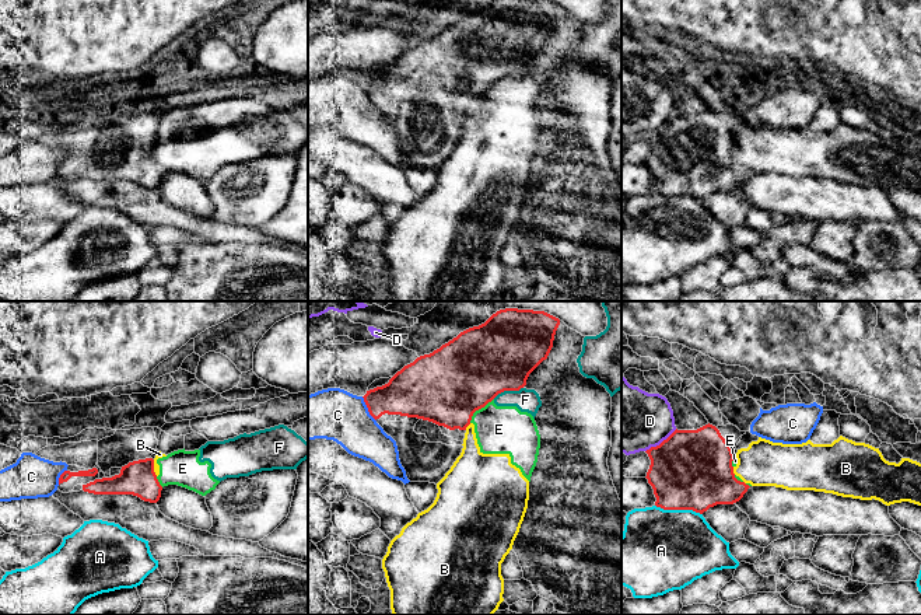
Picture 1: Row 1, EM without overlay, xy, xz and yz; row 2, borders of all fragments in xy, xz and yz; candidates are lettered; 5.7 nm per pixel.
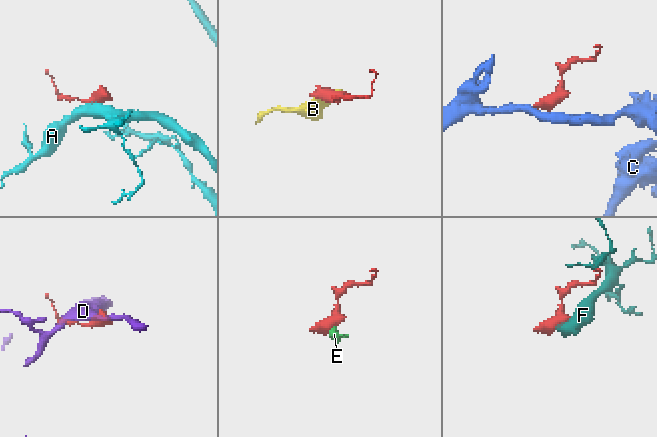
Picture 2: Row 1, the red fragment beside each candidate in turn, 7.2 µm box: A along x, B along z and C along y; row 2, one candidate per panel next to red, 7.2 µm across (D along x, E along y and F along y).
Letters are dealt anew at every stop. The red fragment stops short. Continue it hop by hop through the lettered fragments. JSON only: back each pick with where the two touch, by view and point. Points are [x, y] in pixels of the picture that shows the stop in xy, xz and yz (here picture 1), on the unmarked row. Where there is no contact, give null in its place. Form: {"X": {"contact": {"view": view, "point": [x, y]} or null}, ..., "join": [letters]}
{"join": []}

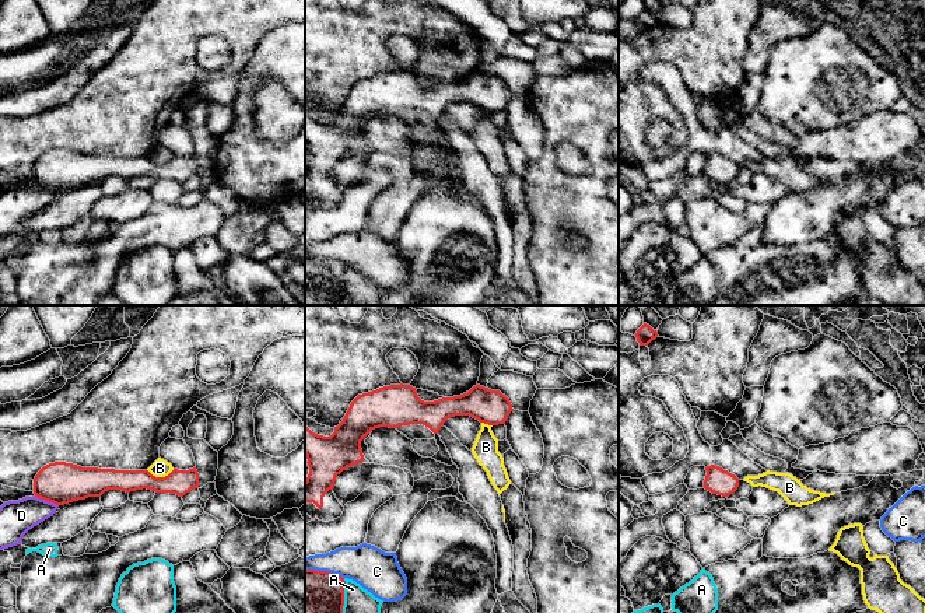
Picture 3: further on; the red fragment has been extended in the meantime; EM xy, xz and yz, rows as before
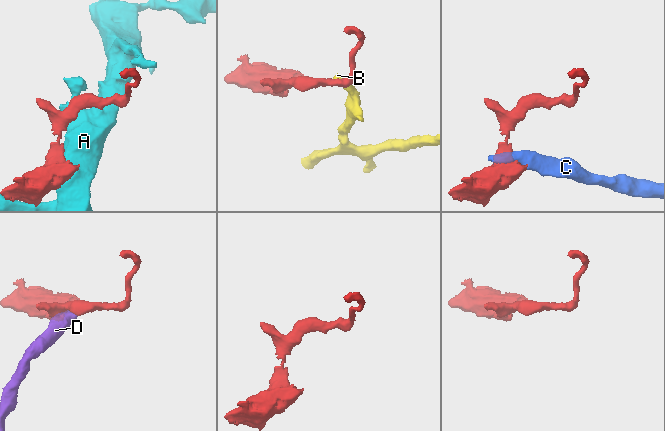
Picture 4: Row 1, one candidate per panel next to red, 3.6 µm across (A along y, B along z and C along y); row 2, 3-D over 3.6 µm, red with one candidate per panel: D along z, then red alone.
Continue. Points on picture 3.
{"join": []}

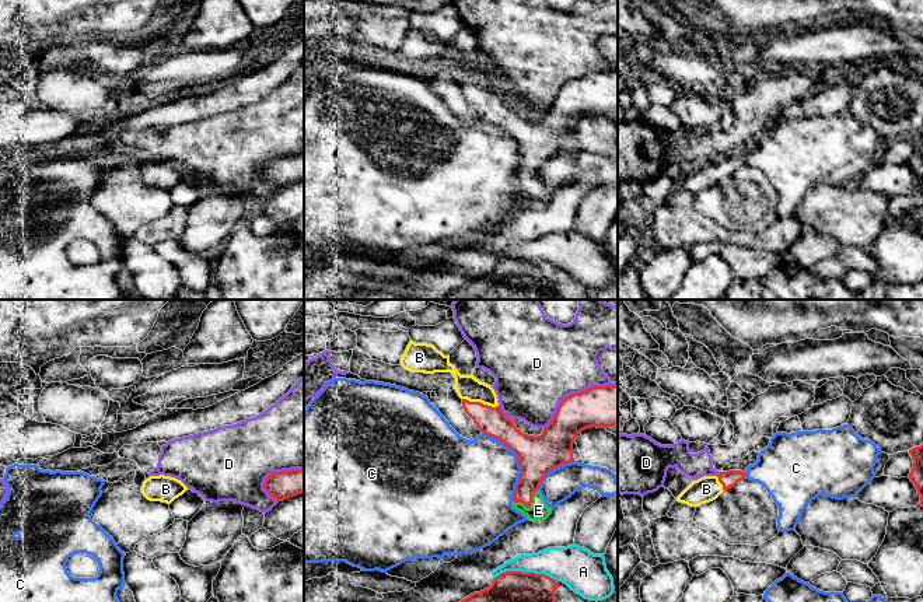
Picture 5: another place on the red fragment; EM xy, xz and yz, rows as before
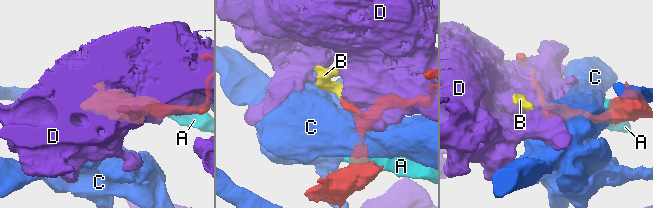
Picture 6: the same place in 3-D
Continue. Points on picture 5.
{"B": {"contact": {"view": "xz", "point": [479, 88]}}, "E": {"contact": {"view": "xz", "point": [530, 192]}}, "join": ["B", "E"]}

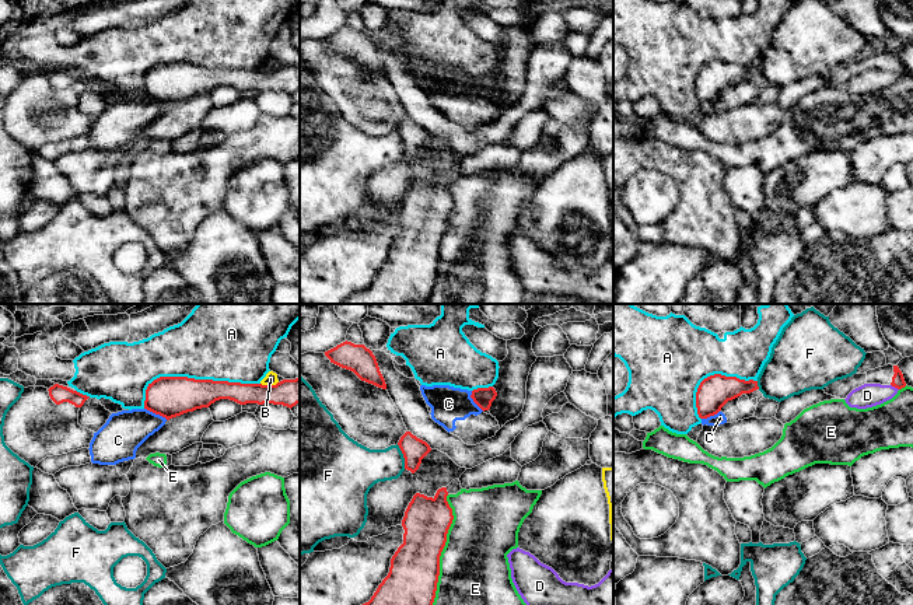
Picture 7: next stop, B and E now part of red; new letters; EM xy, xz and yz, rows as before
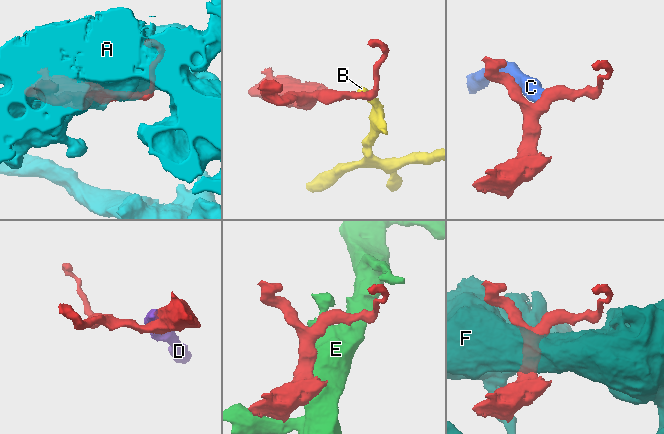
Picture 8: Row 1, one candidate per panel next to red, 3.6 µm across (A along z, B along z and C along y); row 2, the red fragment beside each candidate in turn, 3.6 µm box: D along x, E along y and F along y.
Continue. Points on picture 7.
{"join": []}

